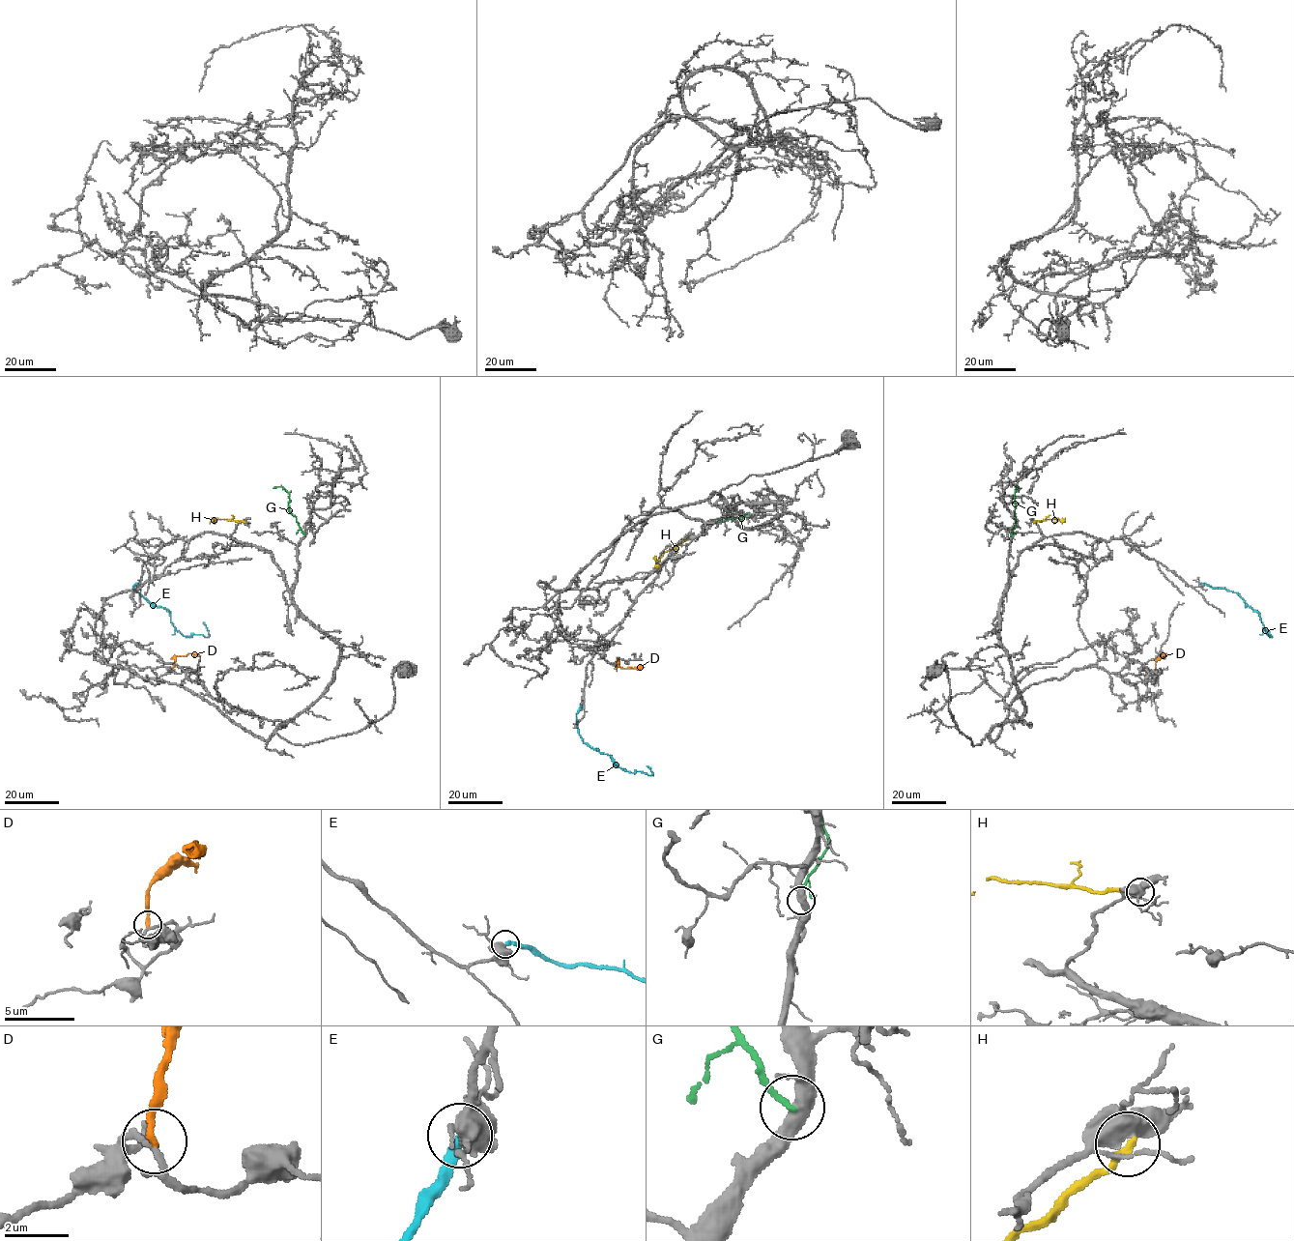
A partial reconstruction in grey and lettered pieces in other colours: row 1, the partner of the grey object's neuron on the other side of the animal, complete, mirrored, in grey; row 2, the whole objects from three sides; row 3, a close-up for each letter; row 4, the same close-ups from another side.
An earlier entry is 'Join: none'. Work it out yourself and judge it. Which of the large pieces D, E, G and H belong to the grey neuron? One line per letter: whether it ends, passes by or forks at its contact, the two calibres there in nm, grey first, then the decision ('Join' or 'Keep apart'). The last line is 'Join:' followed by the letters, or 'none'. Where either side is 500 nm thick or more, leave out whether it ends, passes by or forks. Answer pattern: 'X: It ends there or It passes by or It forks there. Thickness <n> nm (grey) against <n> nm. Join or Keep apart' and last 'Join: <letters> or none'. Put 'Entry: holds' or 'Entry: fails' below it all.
D: It ends there. Thickness 160 nm (grey) against 240 nm. Keep apart
E: It ends there. Thickness 440 nm (grey) against 280 nm. Join
G: It ends there. Thickness 400 nm (grey) against 190 nm. Keep apart
H: It ends there. Thickness 480 nm (grey) against 240 nm. Keep apart
Join: E
Entry: fails

